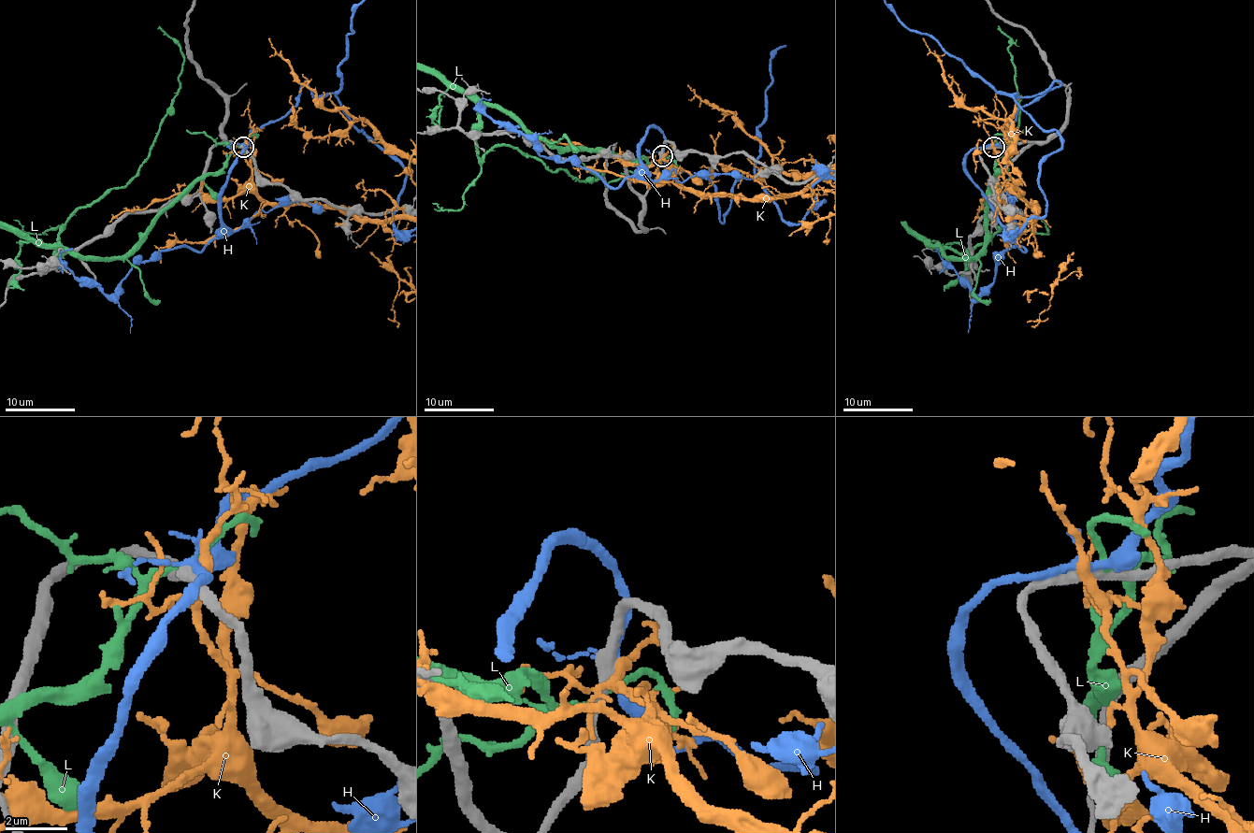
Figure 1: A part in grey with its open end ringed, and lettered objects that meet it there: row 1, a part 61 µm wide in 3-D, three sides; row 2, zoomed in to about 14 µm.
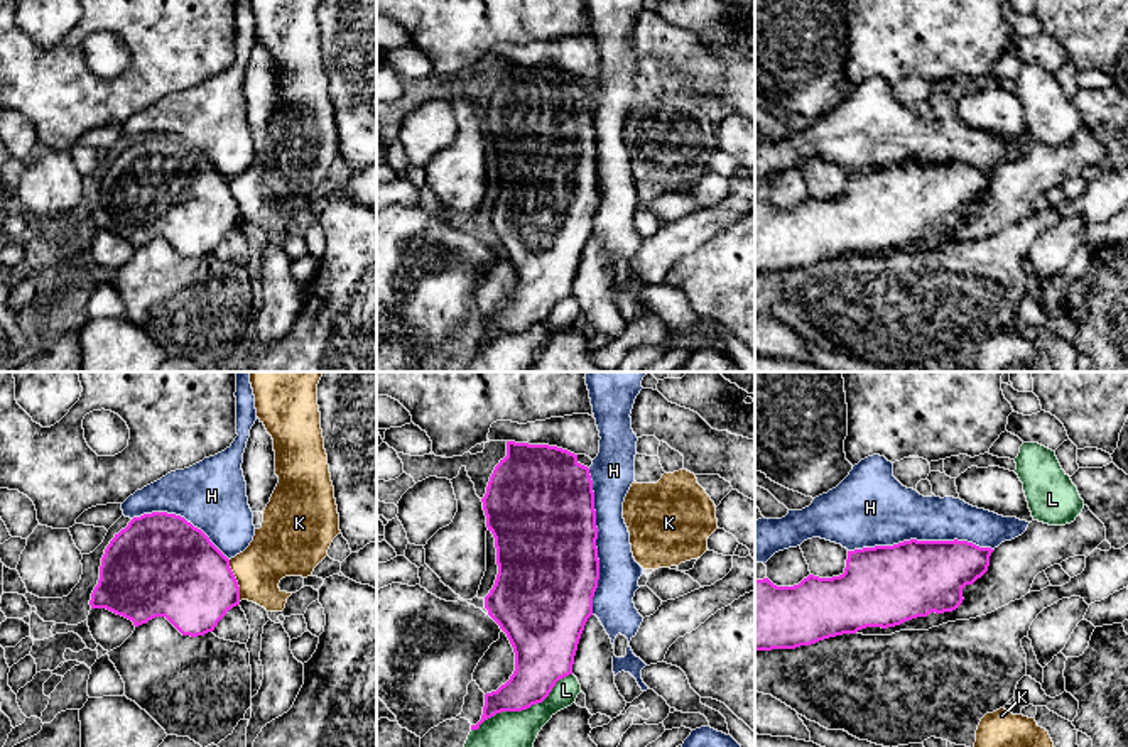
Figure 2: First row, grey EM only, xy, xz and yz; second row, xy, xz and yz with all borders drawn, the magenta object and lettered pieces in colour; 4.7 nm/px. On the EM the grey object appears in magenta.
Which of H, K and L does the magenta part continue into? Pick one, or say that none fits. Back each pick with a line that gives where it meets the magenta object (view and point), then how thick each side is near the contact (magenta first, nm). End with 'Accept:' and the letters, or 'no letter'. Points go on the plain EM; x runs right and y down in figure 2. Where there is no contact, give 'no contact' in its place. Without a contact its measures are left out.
Accept: no letter

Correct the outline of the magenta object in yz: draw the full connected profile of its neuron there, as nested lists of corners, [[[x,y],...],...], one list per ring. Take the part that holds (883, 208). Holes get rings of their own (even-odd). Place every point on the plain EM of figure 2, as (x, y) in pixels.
[[[1084,127],[1074,144],[1049,147],[1032,142],[1027,152],[998,169],[979,169],[968,162],[903,162],[848,172],[844,194],[832,199],[809,196],[799,206],[777,208],[768,199],[755,201],[755,272],[795,270],[843,257],[892,257],[900,252],[929,252],[947,243],[991,235],[1030,215],[1035,198],[1074,177],[1089,177],[1106,162],[1104,145]]]

